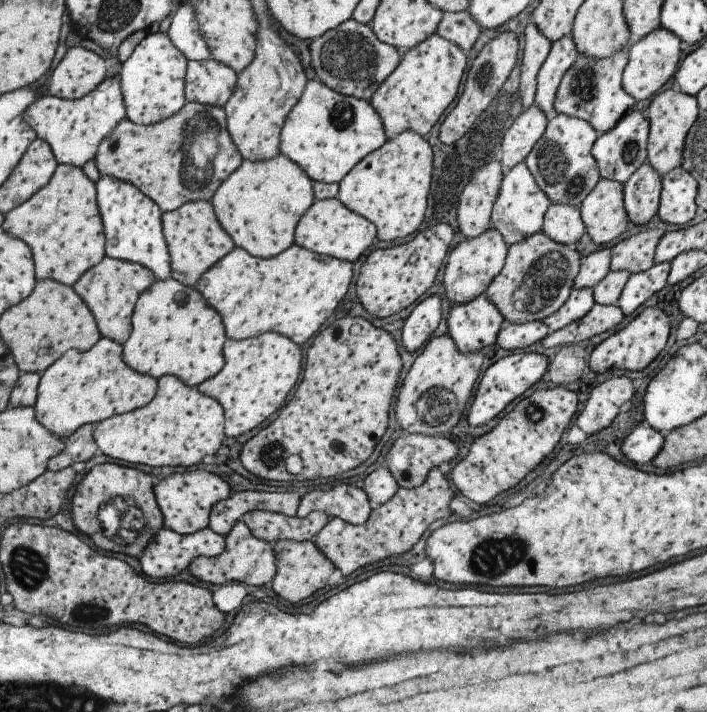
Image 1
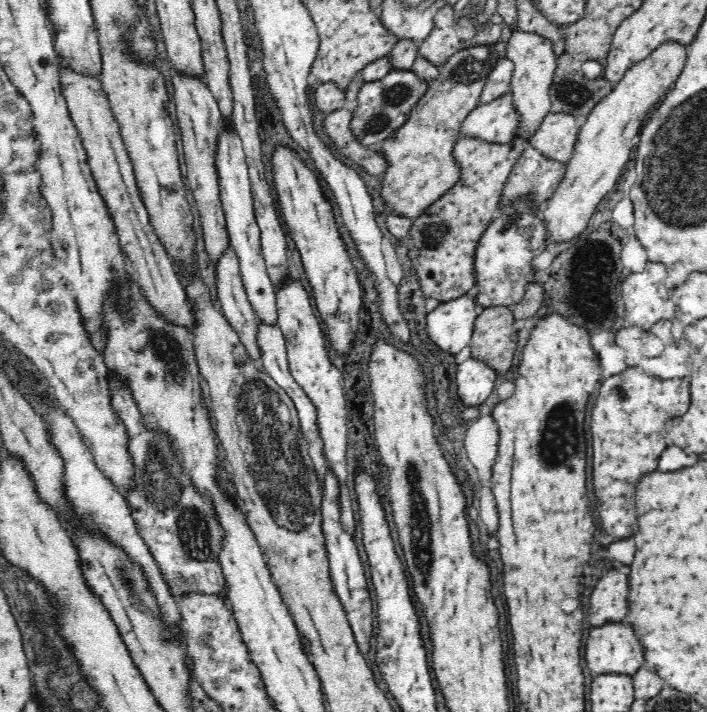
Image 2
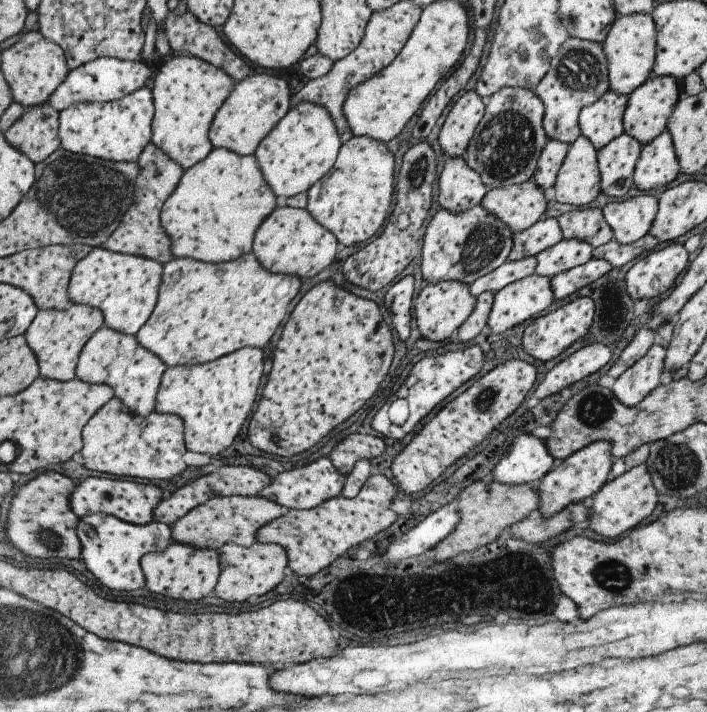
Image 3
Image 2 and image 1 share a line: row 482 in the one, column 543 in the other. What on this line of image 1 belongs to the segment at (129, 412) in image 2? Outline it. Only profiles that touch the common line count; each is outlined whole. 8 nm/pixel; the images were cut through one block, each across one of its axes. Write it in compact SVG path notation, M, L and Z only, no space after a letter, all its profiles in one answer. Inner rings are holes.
M563 113L546 122L542 137L522 160L535 184L545 193L551 205L579 208L581 201L593 190L600 174L590 150L598 134L584 120Z

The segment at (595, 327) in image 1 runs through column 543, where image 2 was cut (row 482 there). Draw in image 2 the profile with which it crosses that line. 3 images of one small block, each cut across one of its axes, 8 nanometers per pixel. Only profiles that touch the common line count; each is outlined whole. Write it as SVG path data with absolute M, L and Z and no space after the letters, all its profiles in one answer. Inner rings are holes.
M290 276L290 280L286 280L284 284L278 286L276 292L277 300L277 309L278 309L278 322L277 327L282 332L284 337L286 352L287 352L287 363L293 376L293 379L296 381L296 384L302 388L304 394L310 398L310 402L314 405L316 413L316 424L318 427L318 432L320 438L322 439L322 452L324 458L329 464L329 470L333 472L333 476L339 484L339 495L338 495L338 504L340 505L340 514L339 521L342 527L342 530L348 536L354 536L356 532L356 520L352 514L351 500L348 496L348 475L346 473L346 452L348 452L348 410L344 408L346 404L344 400L344 390L342 390L343 380L342 374L336 367L330 363L330 358L328 358L328 352L326 352L326 346L324 346L324 336L322 335L322 326L310 306L310 300L308 300L308 294L304 291L304 288L298 283L293 281Z

